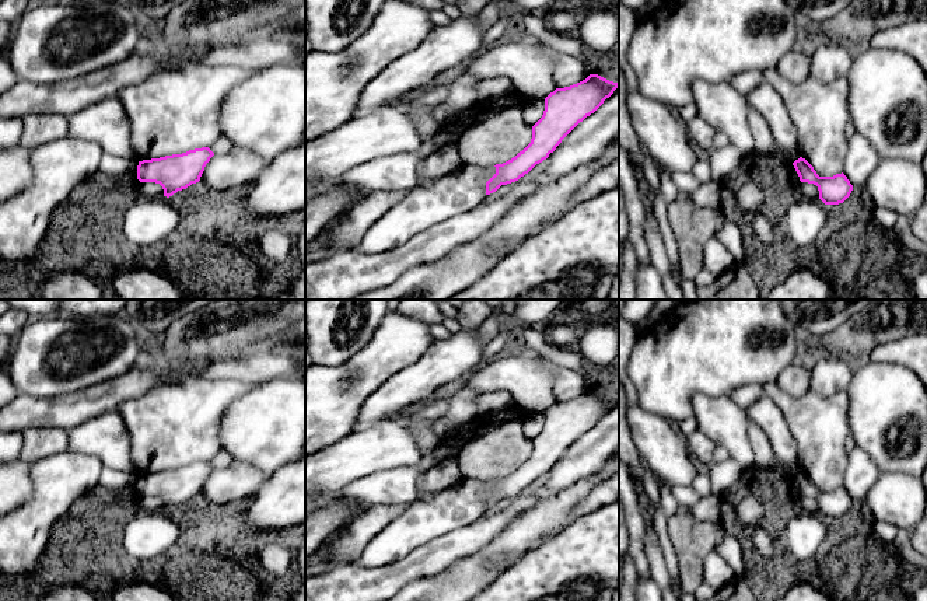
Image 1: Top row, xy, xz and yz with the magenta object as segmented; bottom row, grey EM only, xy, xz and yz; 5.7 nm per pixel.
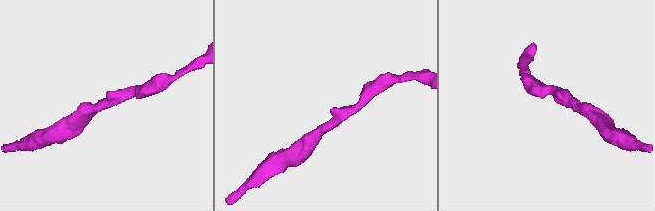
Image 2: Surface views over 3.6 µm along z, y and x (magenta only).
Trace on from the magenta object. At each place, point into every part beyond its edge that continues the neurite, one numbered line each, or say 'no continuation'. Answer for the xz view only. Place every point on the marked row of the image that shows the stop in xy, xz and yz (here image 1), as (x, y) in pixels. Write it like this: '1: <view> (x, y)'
no continuation

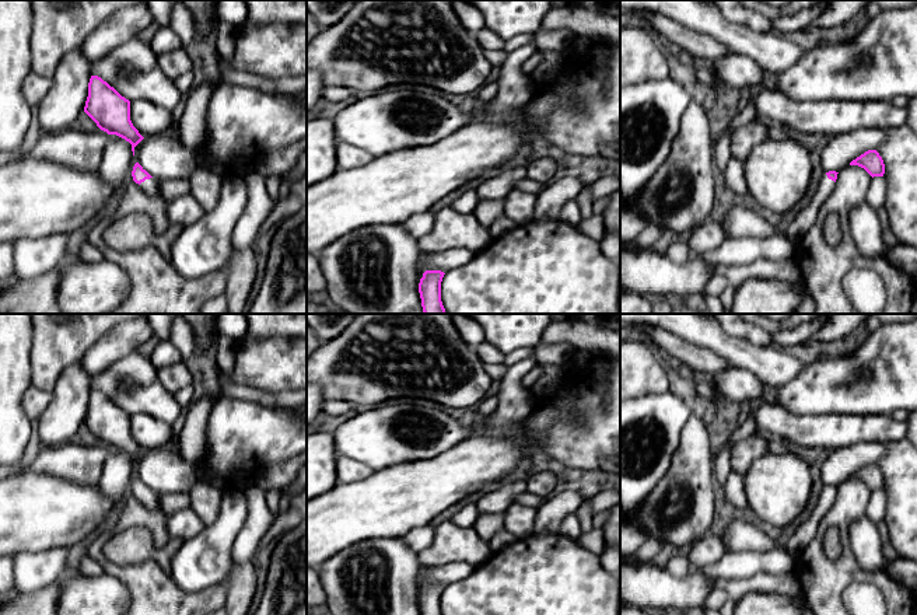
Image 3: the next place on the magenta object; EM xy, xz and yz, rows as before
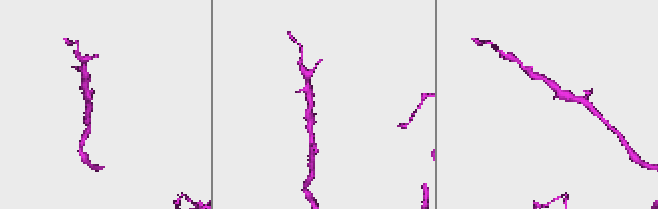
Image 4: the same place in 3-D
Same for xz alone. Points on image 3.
no continuation

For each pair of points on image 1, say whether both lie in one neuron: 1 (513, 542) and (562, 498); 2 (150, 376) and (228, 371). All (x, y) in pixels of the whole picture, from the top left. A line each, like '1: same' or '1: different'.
1: same
2: same

